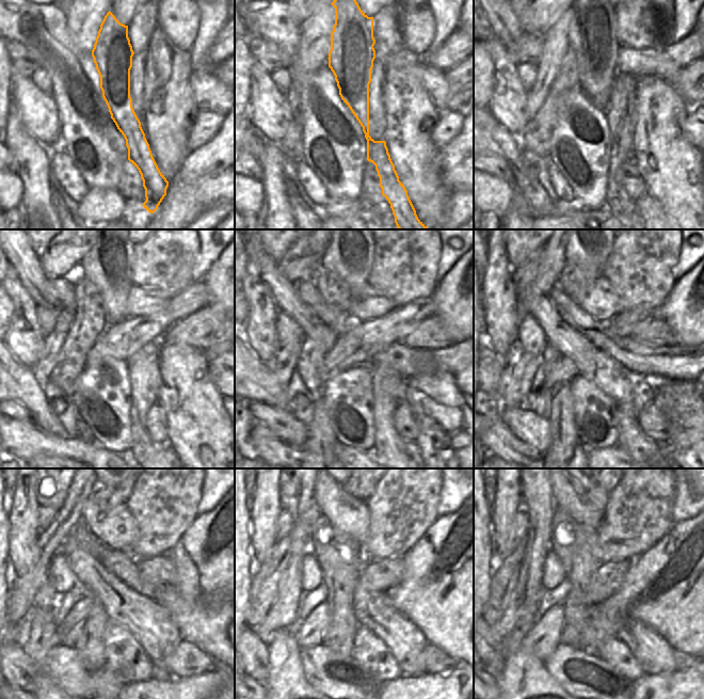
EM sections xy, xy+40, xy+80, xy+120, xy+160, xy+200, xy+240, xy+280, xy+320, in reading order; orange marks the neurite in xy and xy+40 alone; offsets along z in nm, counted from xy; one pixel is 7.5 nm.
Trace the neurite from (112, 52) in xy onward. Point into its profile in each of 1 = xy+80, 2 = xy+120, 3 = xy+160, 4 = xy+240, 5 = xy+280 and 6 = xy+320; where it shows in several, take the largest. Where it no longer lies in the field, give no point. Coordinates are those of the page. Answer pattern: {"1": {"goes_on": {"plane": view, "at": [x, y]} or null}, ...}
{"1": {"goes_on": {"plane": "xy+80", "at": [591, 33]}}, "2": {"goes_on": {"plane": "xy+120", "at": [108, 265]}}, "3": {"goes_on": {"plane": "xy+160", "at": [350, 253]}}, "4": {"goes_on": {"plane": "xy+240", "at": [117, 490]}}, "5": {"goes_on": {"plane": "xy+280", "at": [362, 490]}}, "6": {"goes_on": {"plane": "xy+320", "at": [609, 490]}}}

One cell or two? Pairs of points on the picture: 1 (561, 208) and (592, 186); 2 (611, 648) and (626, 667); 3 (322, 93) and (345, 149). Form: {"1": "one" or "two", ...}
{"1": "two", "2": "one", "3": "one"}

